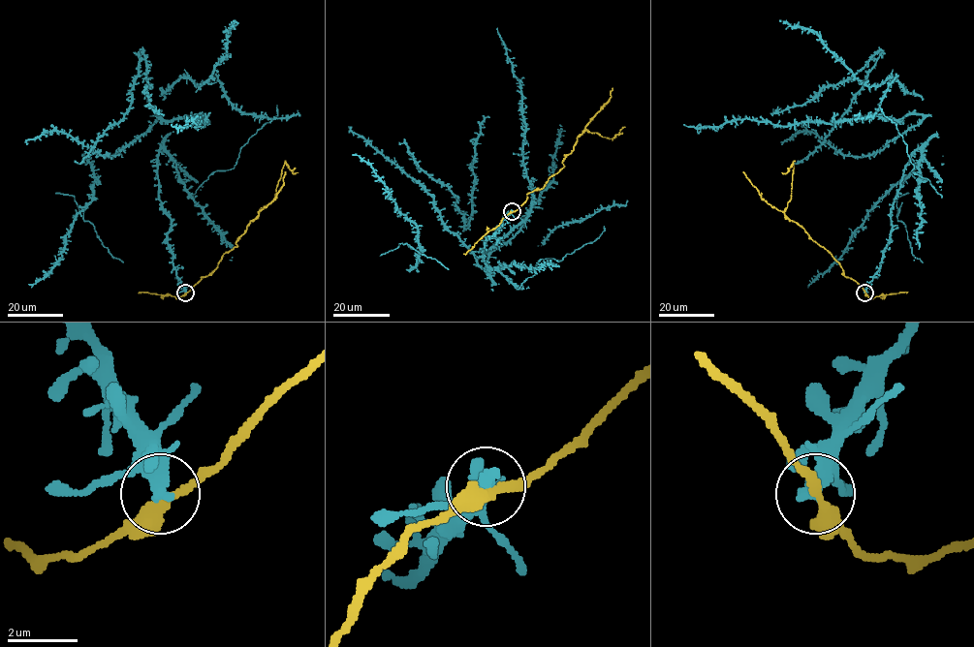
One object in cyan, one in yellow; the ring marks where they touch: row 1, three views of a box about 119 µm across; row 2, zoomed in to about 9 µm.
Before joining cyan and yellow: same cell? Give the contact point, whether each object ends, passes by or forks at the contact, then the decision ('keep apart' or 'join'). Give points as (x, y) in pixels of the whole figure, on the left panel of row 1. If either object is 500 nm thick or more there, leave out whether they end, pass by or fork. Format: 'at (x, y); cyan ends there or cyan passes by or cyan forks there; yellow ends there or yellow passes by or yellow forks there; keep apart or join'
at (185, 292); keep apart

